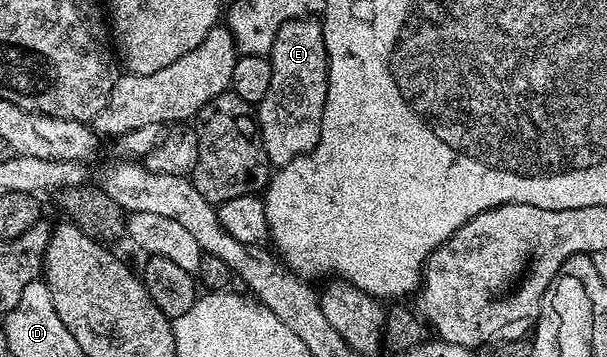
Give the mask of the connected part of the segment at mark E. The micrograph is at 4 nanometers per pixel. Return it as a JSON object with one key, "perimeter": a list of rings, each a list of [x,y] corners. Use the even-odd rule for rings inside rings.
{"perimeter":[[[310,16],[287,21],[276,31],[269,60],[273,71],[273,83],[269,83],[269,92],[257,106],[257,116],[267,160],[272,166],[278,167],[287,165],[290,161],[299,161],[304,157],[317,144],[323,130],[323,112],[327,98],[327,52],[322,24]]]}

